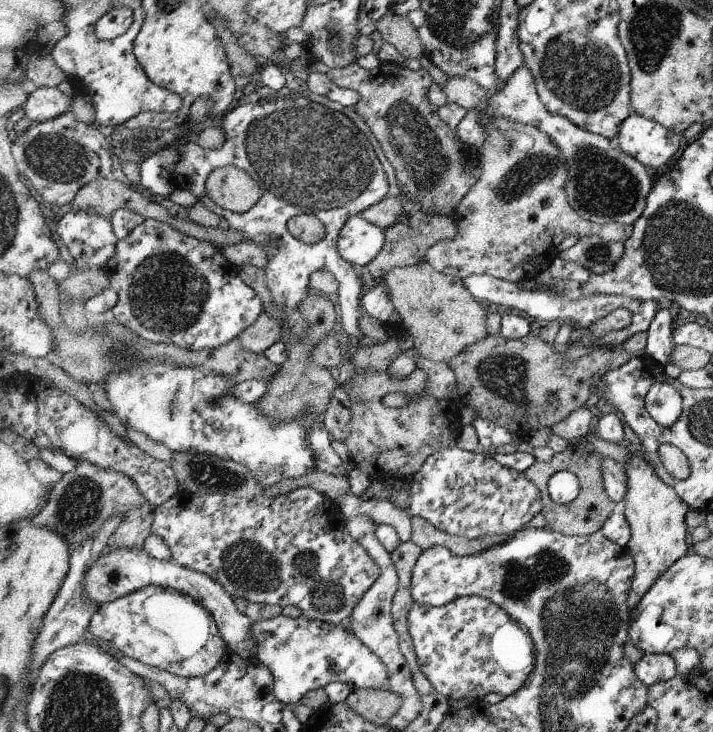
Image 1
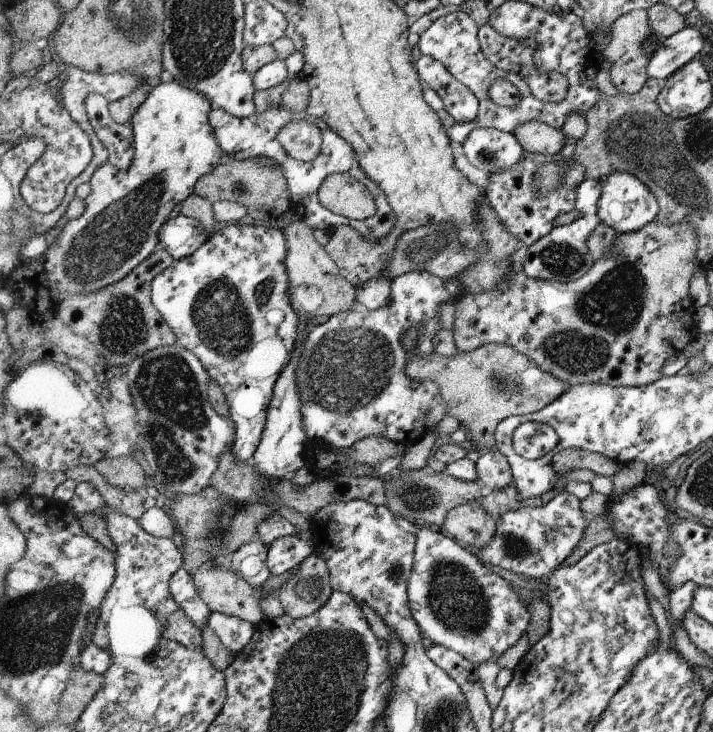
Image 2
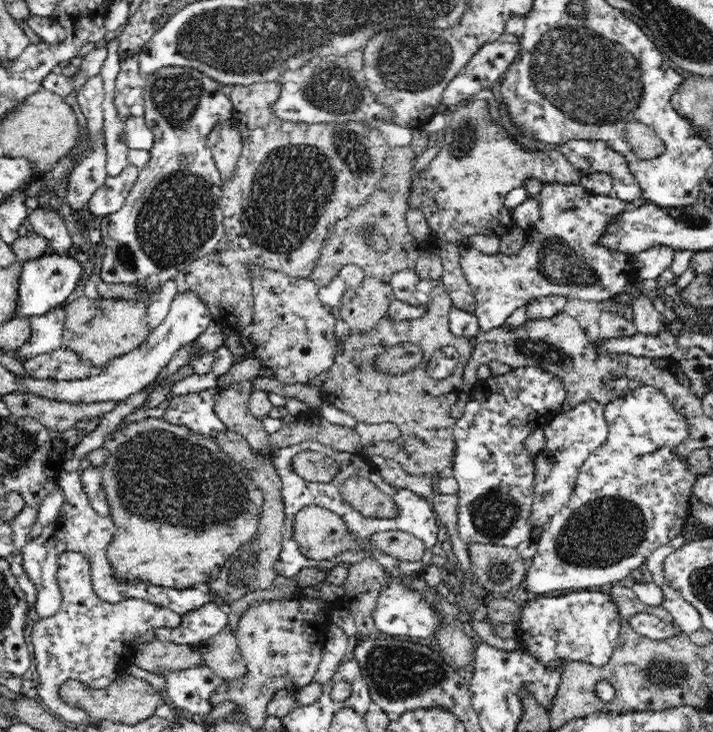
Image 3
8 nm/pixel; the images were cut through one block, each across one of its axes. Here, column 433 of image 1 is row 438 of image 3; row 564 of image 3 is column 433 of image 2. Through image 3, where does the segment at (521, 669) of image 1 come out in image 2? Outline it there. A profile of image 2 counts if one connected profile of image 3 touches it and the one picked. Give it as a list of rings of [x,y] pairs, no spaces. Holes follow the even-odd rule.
[[[420,523],[418,541],[415,543],[414,569],[408,578],[407,593],[410,595],[412,618],[420,628],[420,636],[429,638],[435,645],[454,650],[458,656],[476,666],[484,662],[497,663],[527,634],[530,624],[526,594],[515,594],[512,584],[484,566],[478,556],[466,552],[461,544],[441,529],[423,523]]]

